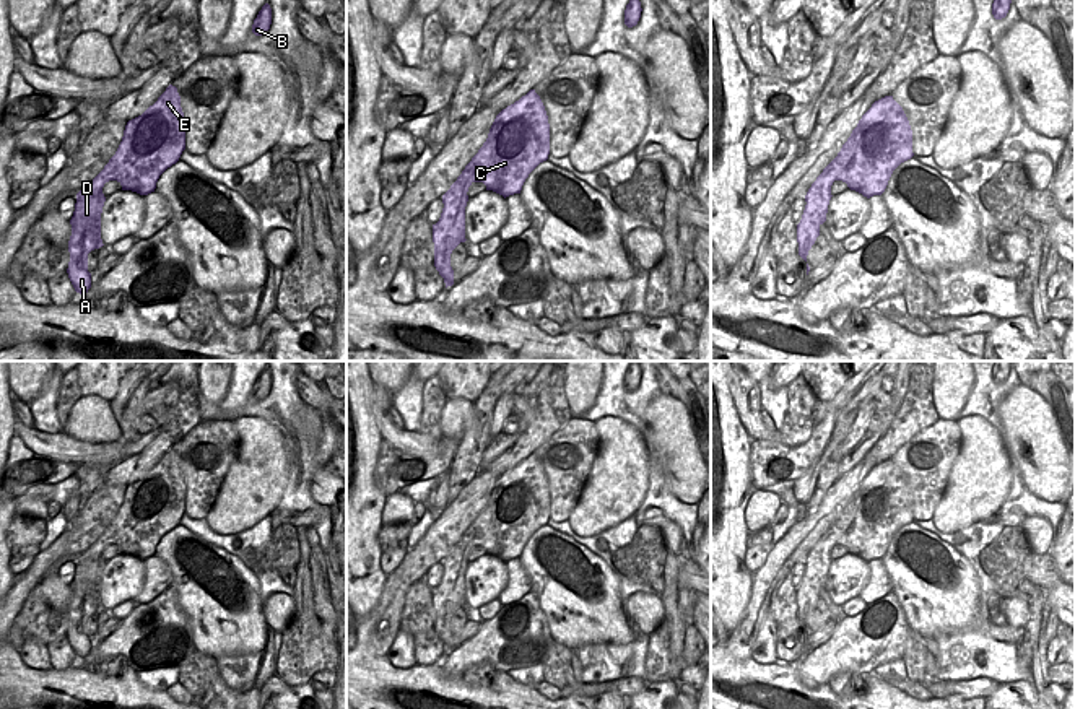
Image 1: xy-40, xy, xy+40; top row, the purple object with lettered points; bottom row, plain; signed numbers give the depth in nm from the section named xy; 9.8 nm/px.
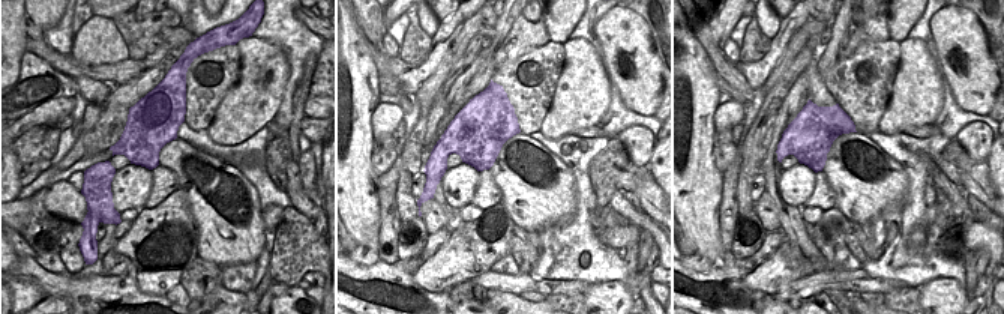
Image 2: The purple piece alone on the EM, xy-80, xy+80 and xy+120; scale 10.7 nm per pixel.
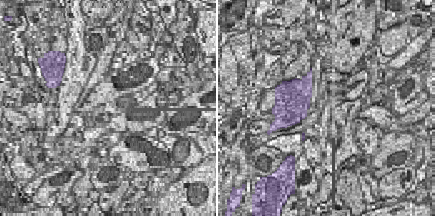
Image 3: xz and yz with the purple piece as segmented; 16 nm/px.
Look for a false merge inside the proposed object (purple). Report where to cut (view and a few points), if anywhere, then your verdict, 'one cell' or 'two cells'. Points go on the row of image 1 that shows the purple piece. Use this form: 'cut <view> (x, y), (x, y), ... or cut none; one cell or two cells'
cut xy (459, 187), (452, 208), (462, 241); two cells

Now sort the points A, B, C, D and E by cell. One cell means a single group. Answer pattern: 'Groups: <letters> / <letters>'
Groups: A B C E / D.

